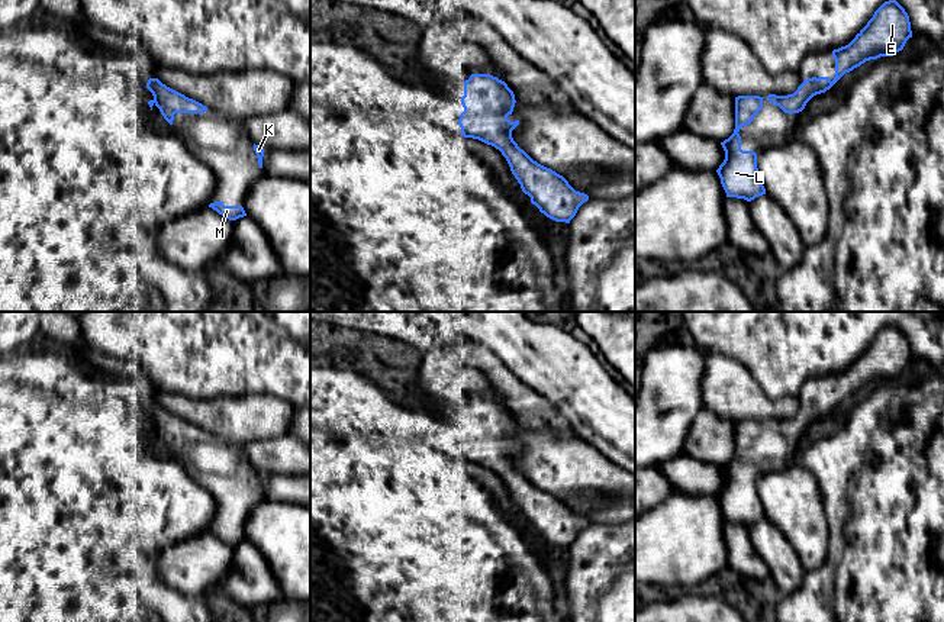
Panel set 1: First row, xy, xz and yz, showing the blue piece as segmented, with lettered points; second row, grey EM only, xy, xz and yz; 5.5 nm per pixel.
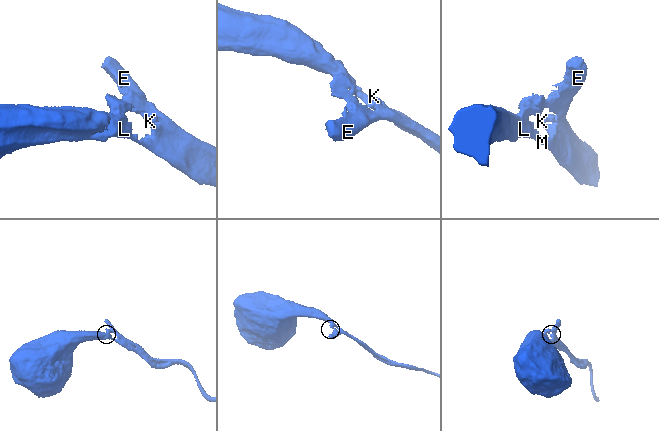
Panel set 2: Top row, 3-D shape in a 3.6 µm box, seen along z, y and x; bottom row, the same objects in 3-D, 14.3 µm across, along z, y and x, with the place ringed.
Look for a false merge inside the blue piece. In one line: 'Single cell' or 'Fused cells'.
Fused cells

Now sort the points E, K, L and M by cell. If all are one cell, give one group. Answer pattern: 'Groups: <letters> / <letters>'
Groups: E K M / L

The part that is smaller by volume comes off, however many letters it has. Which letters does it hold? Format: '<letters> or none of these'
E, K, M

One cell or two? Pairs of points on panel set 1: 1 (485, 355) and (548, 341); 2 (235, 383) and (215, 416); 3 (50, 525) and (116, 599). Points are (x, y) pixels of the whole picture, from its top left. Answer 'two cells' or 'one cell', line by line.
1: two cells
2: two cells
3: one cell

